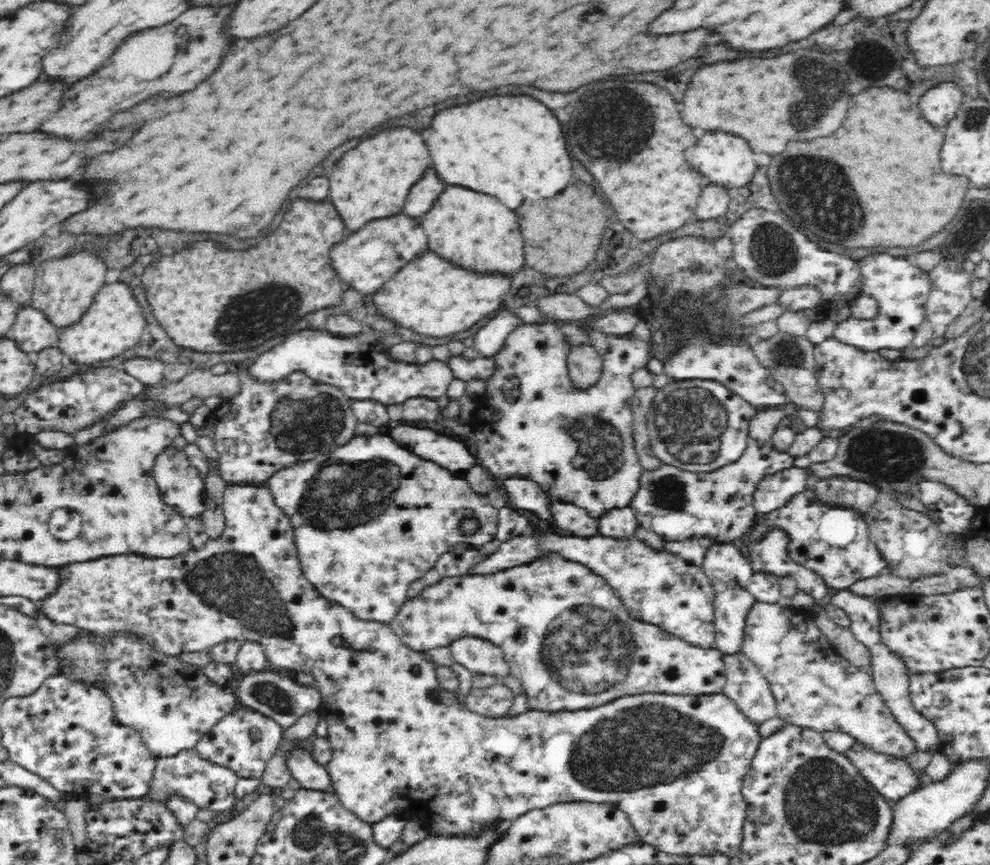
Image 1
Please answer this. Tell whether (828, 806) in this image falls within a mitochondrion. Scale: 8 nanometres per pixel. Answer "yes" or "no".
yes

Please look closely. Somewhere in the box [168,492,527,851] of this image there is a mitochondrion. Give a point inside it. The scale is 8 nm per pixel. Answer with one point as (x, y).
(234, 583)

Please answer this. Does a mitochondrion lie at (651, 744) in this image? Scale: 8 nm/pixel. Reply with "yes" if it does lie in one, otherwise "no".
yes

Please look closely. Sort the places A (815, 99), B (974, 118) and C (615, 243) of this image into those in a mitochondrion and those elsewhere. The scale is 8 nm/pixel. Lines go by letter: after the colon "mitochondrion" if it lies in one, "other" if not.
A: mitochondrion
B: mitochondrion
C: other

